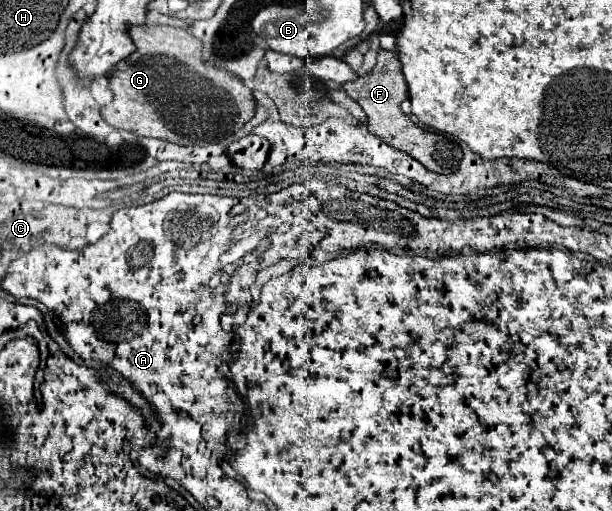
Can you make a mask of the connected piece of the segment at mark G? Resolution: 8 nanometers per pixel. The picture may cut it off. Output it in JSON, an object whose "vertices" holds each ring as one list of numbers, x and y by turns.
{"vertices":[[132,25,130,39,136,45,136,51,126,57,110,73,108,87,114,93,112,103,100,109,104,121,116,129,124,129,144,137,156,137,178,145,208,145,222,141,234,131,242,129,246,121,250,121,256,113,256,99,250,89,246,89,234,75,214,65,202,61,202,43,194,39,184,29,168,27,168,25]]}

